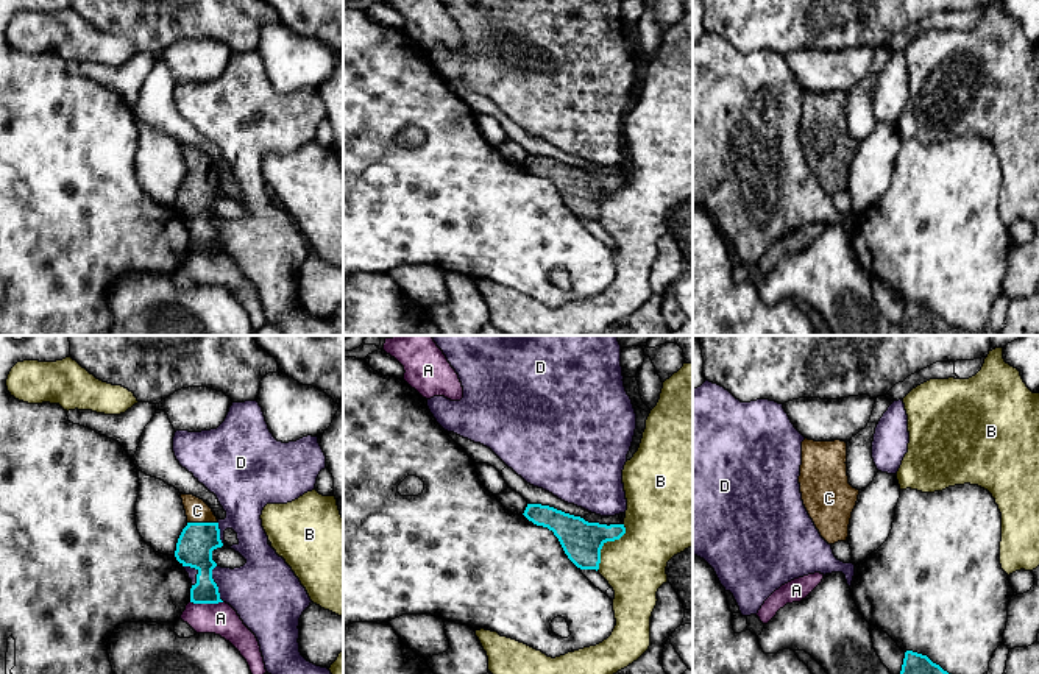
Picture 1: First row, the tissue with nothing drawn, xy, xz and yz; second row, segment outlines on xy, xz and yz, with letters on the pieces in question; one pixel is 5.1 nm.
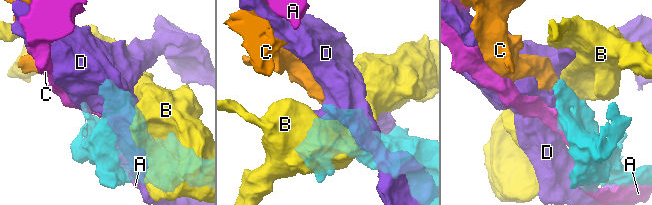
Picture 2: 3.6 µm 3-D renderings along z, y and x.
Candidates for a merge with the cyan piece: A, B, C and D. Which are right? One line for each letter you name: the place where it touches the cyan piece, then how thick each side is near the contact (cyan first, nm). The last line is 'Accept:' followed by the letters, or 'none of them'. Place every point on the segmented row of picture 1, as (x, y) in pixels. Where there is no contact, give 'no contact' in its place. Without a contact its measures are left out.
C: meets cyan in xy at (203, 523); 190 nm thick on the cyan side, 120 nm on the other
Accept: C

